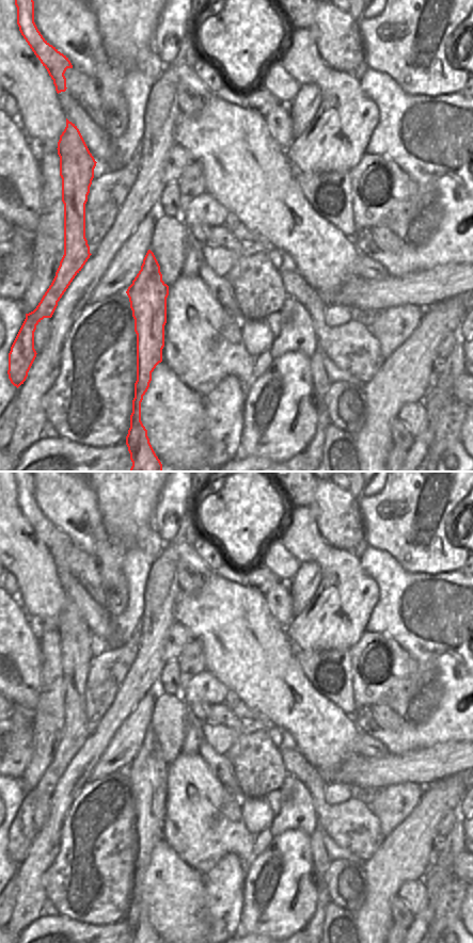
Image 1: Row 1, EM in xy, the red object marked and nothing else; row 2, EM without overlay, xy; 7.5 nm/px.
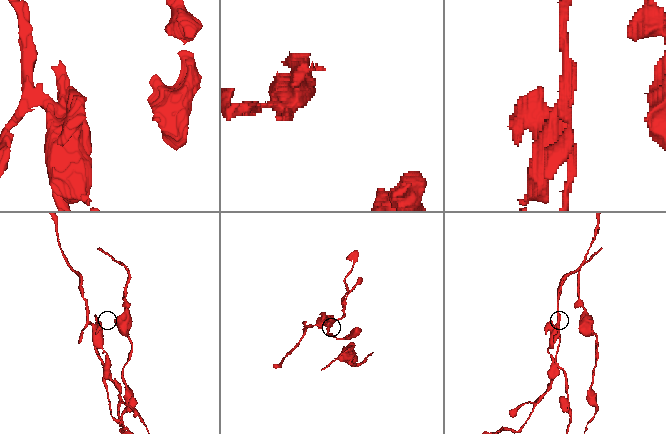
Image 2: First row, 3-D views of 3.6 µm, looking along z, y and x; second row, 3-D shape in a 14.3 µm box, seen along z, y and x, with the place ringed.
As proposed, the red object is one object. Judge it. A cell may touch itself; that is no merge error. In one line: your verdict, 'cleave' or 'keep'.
cleave

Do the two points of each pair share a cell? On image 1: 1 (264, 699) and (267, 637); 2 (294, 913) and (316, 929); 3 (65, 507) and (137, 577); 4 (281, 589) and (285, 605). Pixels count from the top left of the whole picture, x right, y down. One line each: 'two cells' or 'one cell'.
1: one cell
2: two cells
3: two cells
4: one cell

